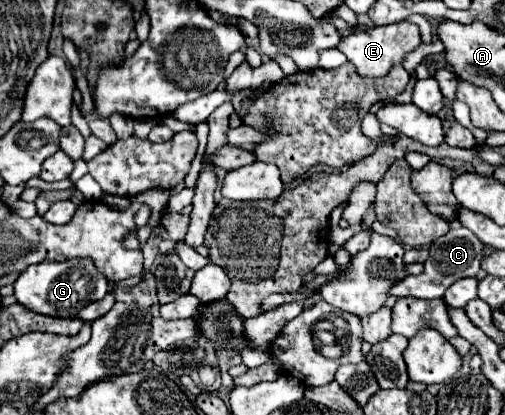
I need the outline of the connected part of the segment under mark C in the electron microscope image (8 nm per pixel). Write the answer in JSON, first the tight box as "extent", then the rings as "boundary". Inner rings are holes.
{"extent":[390,227,486,299],"boundary":[[[458,227],[458,229],[450,229],[444,237],[436,239],[430,245],[430,257],[424,263],[424,273],[422,275],[408,275],[406,281],[402,281],[402,285],[394,285],[394,289],[390,289],[390,295],[396,297],[420,297],[420,299],[436,299],[436,297],[444,297],[446,289],[464,277],[474,277],[480,271],[480,263],[486,255],[486,247],[482,247],[480,239],[470,233],[470,229],[466,227]]]}

